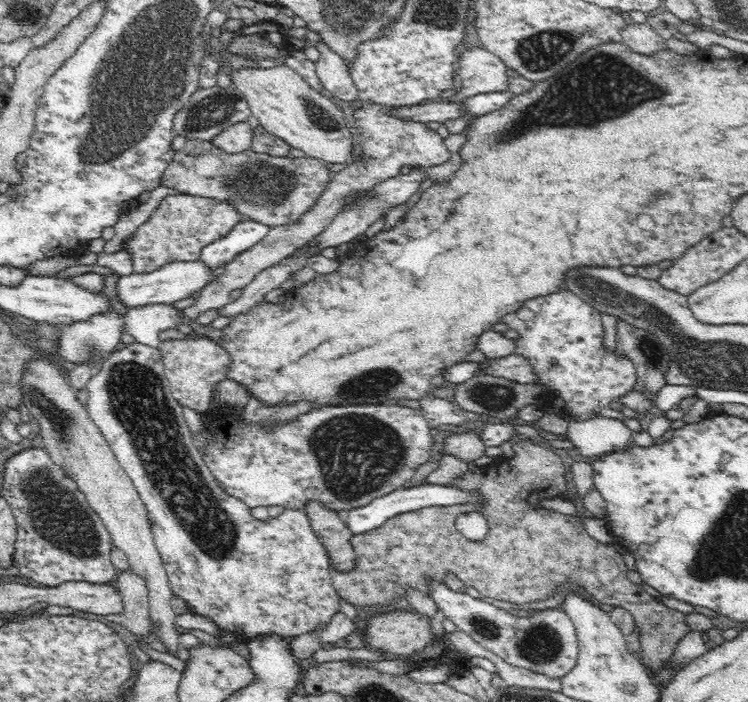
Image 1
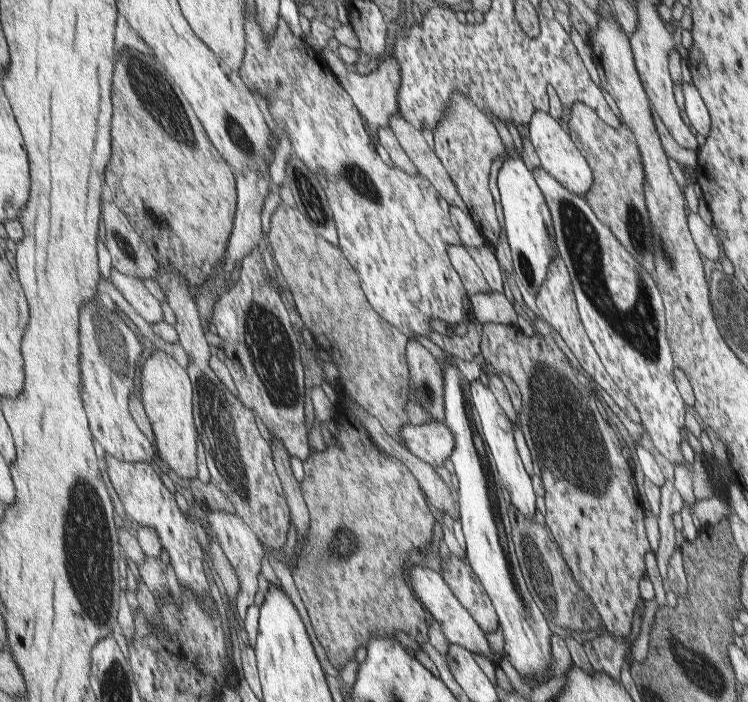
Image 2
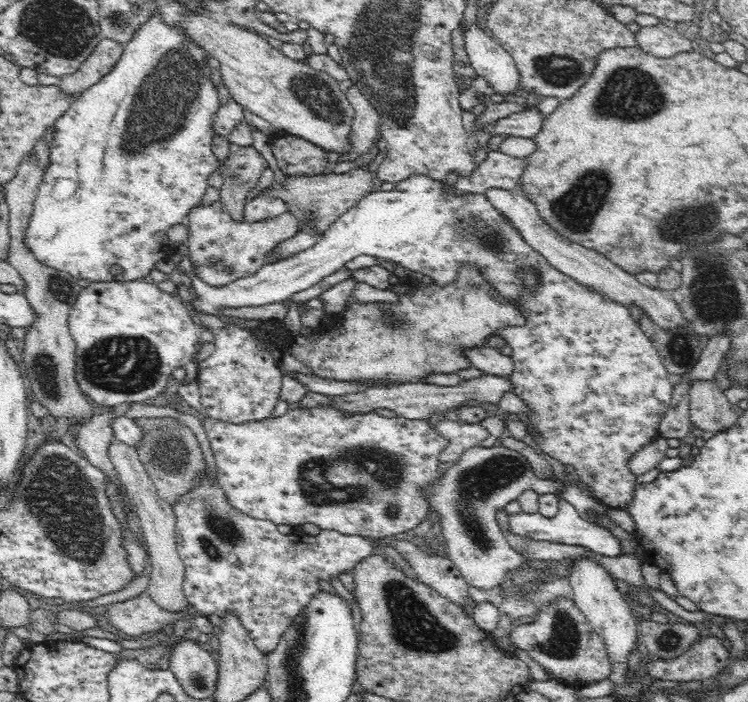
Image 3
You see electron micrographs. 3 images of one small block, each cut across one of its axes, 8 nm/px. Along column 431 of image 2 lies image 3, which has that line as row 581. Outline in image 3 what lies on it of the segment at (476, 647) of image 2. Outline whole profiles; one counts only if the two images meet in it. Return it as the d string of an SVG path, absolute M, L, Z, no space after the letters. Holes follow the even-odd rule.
M582 557L576 559L572 572L569 574L570 584L573 588L574 604L578 605L582 613L588 617L592 627L602 636L607 643L608 653L613 656L617 663L615 673L608 676L616 684L624 685L626 681L626 670L628 668L626 660L631 651L636 650L638 644L638 624L634 618L629 599L624 597L622 589L618 587L620 582L612 574L612 571L598 559L594 557Z

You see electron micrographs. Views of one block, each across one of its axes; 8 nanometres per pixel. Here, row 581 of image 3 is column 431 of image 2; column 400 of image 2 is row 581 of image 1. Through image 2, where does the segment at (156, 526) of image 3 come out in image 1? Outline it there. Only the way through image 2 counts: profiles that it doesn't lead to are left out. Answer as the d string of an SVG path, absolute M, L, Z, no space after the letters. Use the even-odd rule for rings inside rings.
M130 570L117 578L124 607L123 615L108 615L106 622L126 626L134 634L148 634L151 630L149 588L146 579Z

